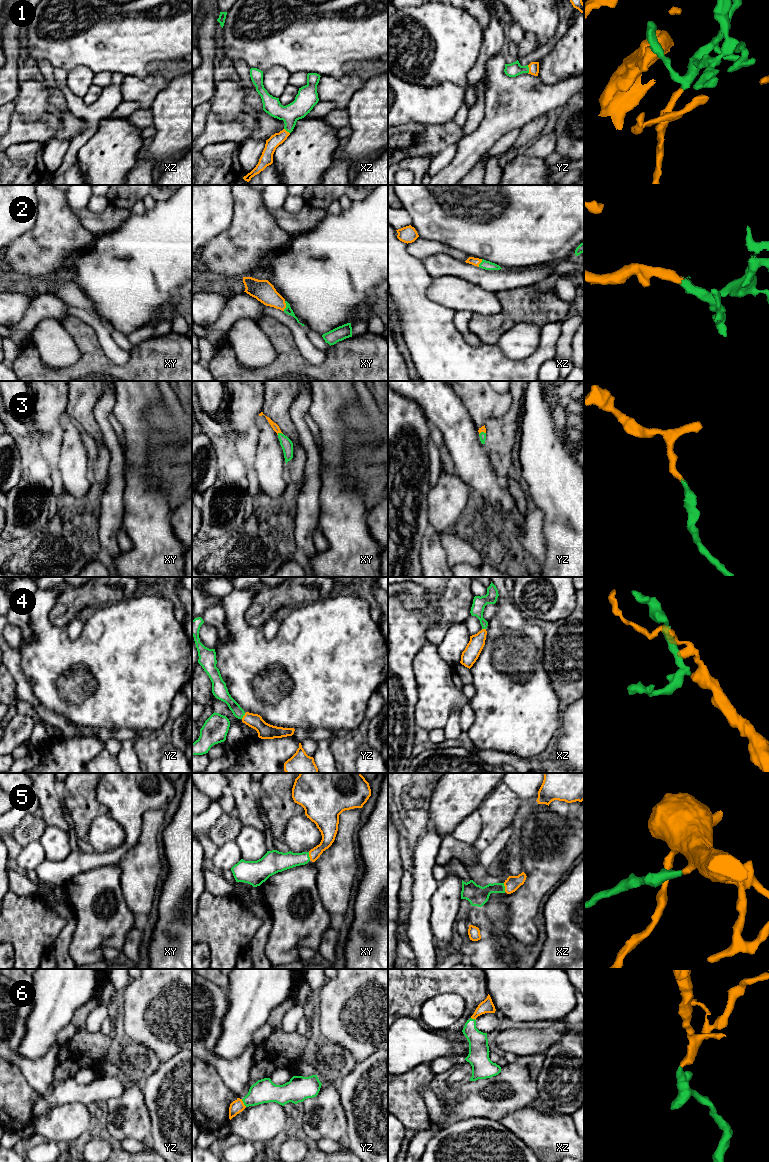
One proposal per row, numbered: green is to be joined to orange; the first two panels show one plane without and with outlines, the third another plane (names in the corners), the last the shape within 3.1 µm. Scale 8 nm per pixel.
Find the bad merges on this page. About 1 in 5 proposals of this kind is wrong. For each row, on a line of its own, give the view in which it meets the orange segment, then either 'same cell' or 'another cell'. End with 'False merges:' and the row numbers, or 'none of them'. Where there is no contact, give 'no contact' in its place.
1: meets orange in yz; same cell
2: meets orange in xy; same cell
3: meets orange in xy; same cell
4: meets orange in yz; same cell
5: meets orange in xz; same cell
6: meets orange in yz; same cell
False merges: none of them

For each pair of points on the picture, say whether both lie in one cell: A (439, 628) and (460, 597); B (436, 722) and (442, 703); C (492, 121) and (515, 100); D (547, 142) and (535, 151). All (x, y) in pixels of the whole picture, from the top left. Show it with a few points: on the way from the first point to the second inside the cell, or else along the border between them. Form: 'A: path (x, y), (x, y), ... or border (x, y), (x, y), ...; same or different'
A: path (447, 620), (456, 605); same
B: path (436, 717), (437, 708); same
C: path (498, 118), (510, 106); same
D: path (544, 145), (538, 150); same

